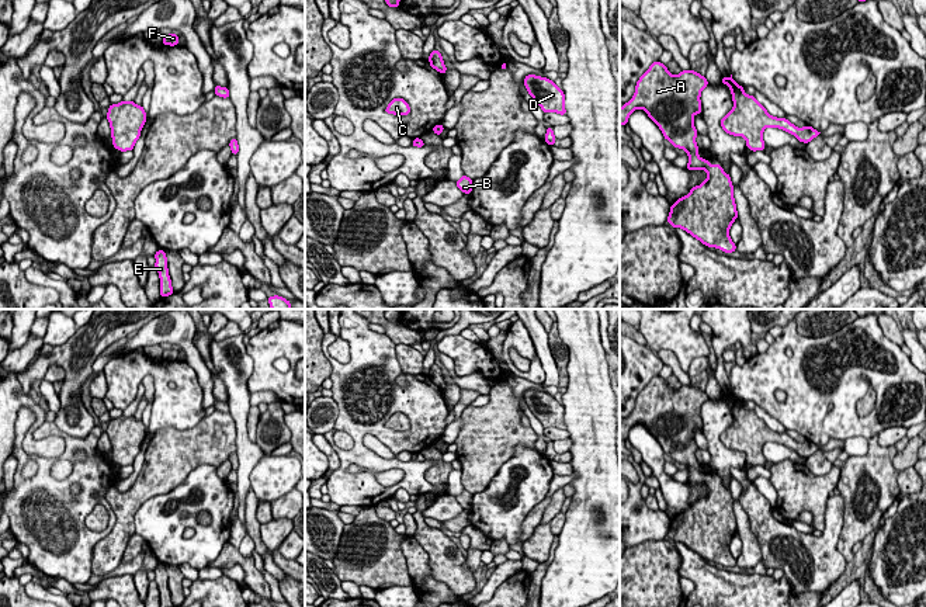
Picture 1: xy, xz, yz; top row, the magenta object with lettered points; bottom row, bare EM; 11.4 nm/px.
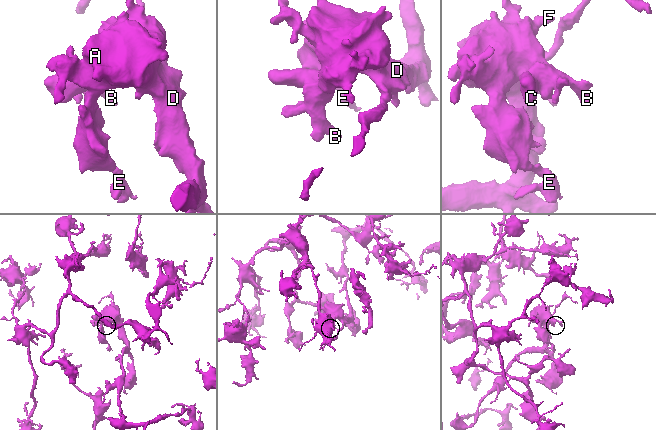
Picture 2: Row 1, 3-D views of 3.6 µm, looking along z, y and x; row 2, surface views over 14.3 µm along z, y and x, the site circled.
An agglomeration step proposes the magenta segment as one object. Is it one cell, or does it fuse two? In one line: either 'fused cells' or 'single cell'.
single cell

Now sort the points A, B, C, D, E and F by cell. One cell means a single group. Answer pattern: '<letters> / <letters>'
A B C D E F

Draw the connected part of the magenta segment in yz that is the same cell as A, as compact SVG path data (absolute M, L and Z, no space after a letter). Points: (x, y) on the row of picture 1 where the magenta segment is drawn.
M653 62L639 77L632 98L620 108L620 125L627 125L632 111L644 110L659 126L663 138L689 155L689 170L705 170L708 178L694 185L687 195L670 205L669 225L690 233L708 247L724 253L736 250L729 236L738 218L731 176L721 164L698 156L698 135L693 117L701 115L701 91L708 86L705 76L694 69L673 76L666 65Z

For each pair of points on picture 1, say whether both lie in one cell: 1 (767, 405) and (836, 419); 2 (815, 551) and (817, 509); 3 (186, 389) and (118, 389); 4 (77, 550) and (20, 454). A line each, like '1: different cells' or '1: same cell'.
1: same cell
2: different cells
3: same cell
4: same cell

